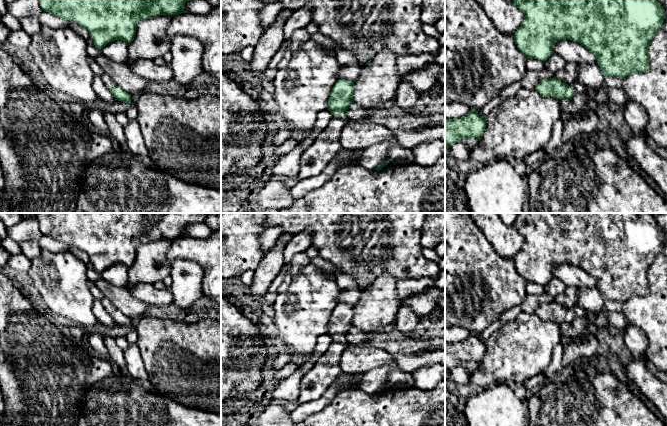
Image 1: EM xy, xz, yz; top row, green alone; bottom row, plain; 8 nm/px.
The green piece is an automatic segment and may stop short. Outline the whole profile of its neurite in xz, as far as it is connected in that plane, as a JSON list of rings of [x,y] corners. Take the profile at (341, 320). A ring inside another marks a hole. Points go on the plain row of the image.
[[[339,303],[333,310],[327,333],[333,341],[314,366],[304,374],[297,400],[300,404],[318,399],[343,374],[340,368],[340,354],[348,344],[346,336],[353,326],[353,314],[354,305],[345,303]]]

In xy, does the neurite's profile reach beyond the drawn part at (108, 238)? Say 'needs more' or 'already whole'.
already whole

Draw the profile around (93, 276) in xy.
[[[90,262],[86,265],[86,268],[87,268],[88,279],[91,283],[97,281],[98,279],[101,279],[100,274],[95,271]]]

